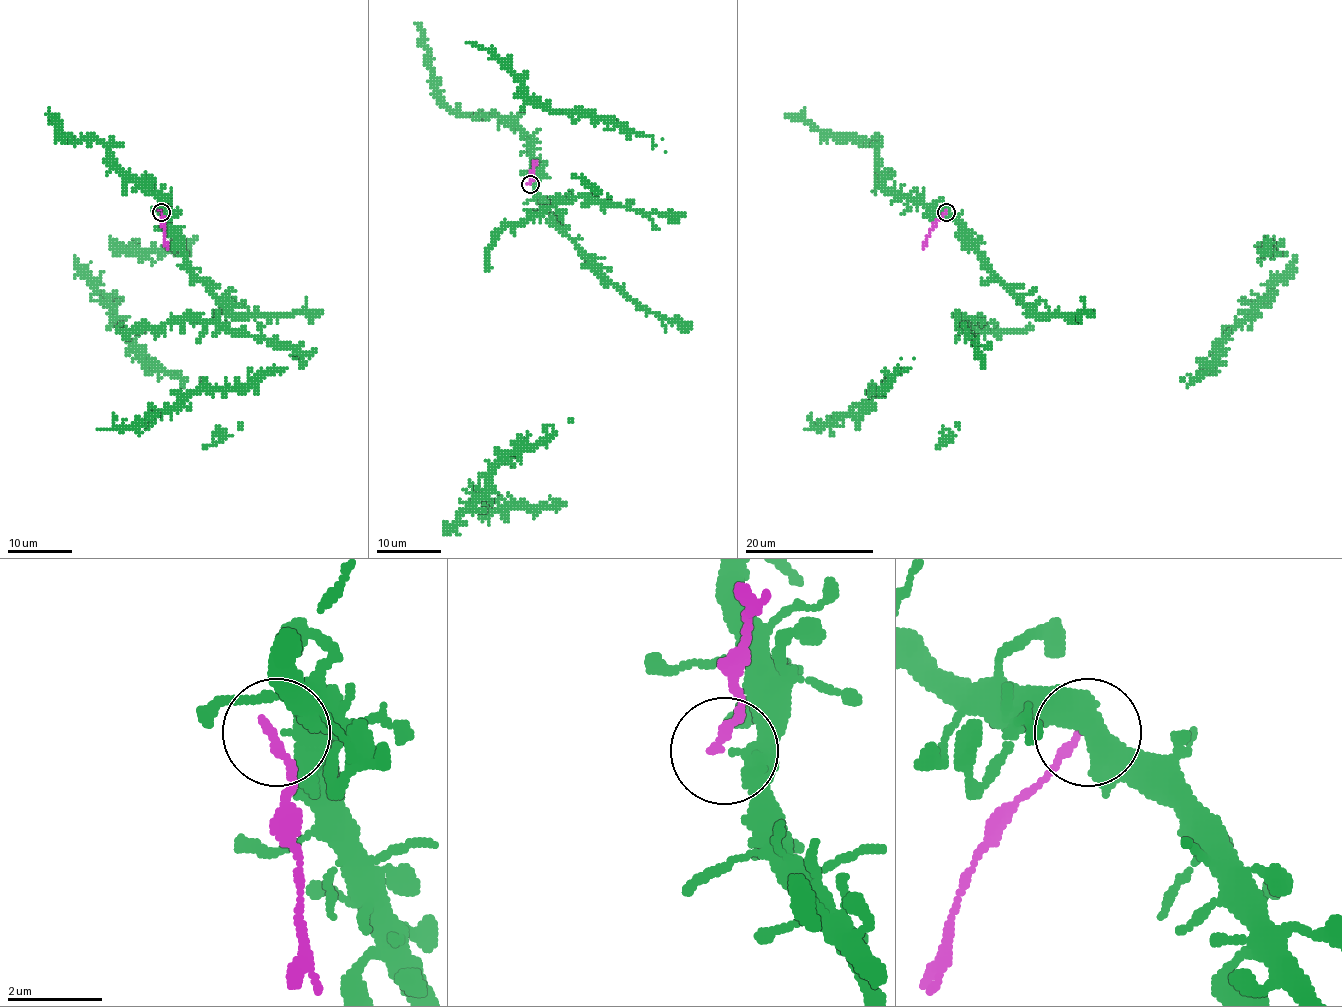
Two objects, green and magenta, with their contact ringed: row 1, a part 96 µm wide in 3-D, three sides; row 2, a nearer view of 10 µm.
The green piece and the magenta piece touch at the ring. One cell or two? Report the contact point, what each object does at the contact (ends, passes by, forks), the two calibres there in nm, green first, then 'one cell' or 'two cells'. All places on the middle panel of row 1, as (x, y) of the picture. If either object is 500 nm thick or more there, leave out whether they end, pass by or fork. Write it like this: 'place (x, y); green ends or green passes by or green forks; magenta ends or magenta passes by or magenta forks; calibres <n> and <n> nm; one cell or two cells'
place (530, 184); green passes by; magenta ends; calibres 400 and 190 nm; two cells

